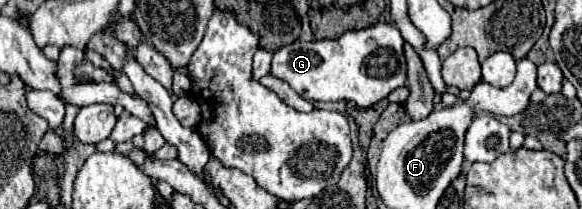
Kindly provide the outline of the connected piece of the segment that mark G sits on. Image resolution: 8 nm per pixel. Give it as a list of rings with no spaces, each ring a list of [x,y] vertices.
[[[377,22],[365,30],[345,32],[337,40],[295,40],[293,44],[273,52],[269,74],[287,82],[307,100],[351,100],[361,108],[371,108],[381,98],[387,98],[397,86],[405,86],[407,66],[403,44],[405,40],[401,38],[399,30],[387,22]]]

